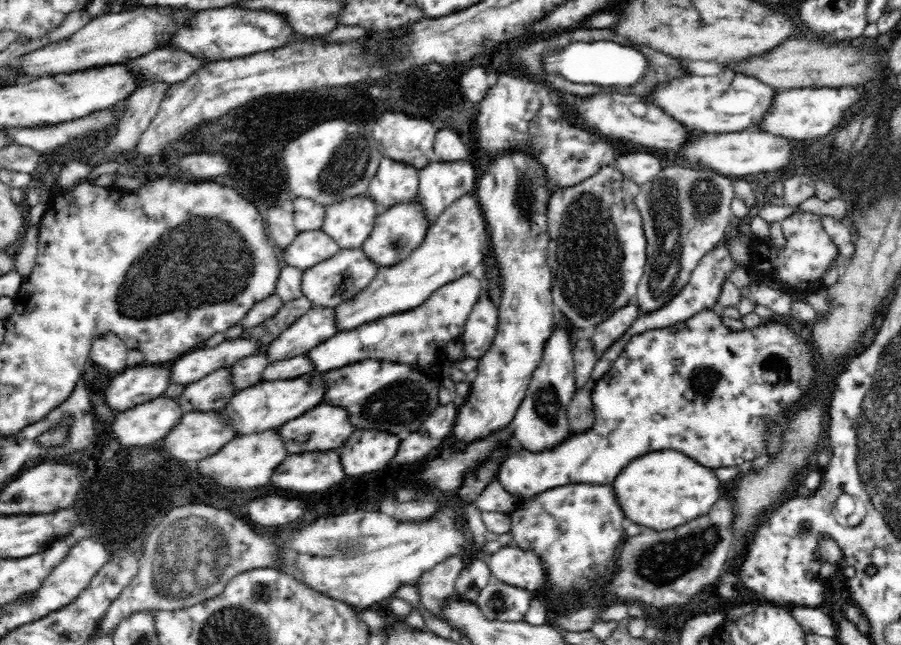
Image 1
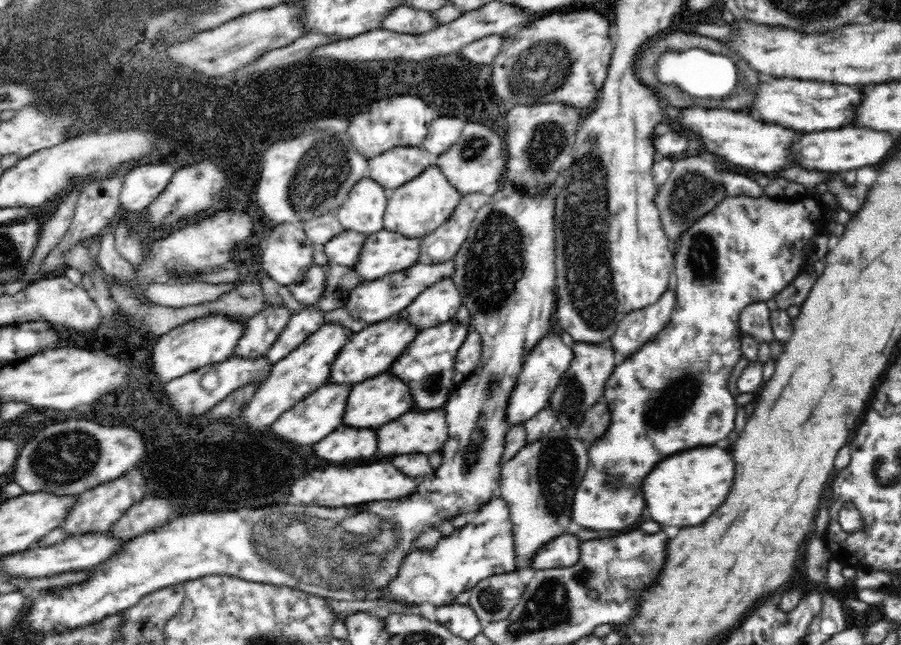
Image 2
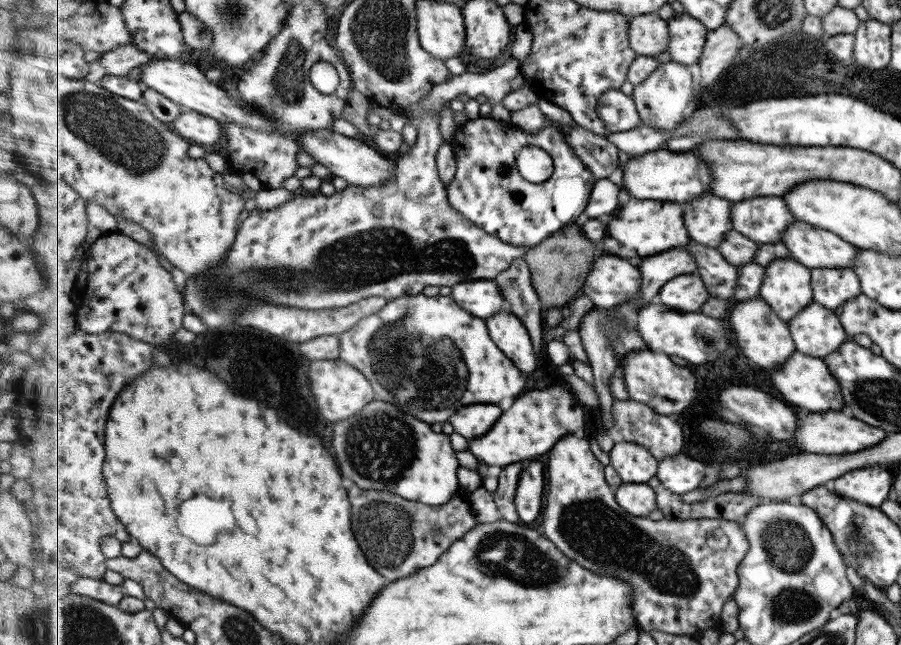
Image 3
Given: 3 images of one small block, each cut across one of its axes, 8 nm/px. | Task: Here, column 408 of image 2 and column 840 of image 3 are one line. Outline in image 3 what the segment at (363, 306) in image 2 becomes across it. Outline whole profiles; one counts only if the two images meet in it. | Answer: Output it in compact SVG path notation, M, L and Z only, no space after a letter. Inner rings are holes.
M850 268L812 269L814 301L834 311L860 292L857 275Z

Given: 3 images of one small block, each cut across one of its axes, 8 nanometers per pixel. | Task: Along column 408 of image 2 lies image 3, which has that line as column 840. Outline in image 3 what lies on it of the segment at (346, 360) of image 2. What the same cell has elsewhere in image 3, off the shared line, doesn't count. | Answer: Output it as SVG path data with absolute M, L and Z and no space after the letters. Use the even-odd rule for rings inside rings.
M815 301L788 324L797 351L819 357L821 360L847 340L846 331L834 312Z

